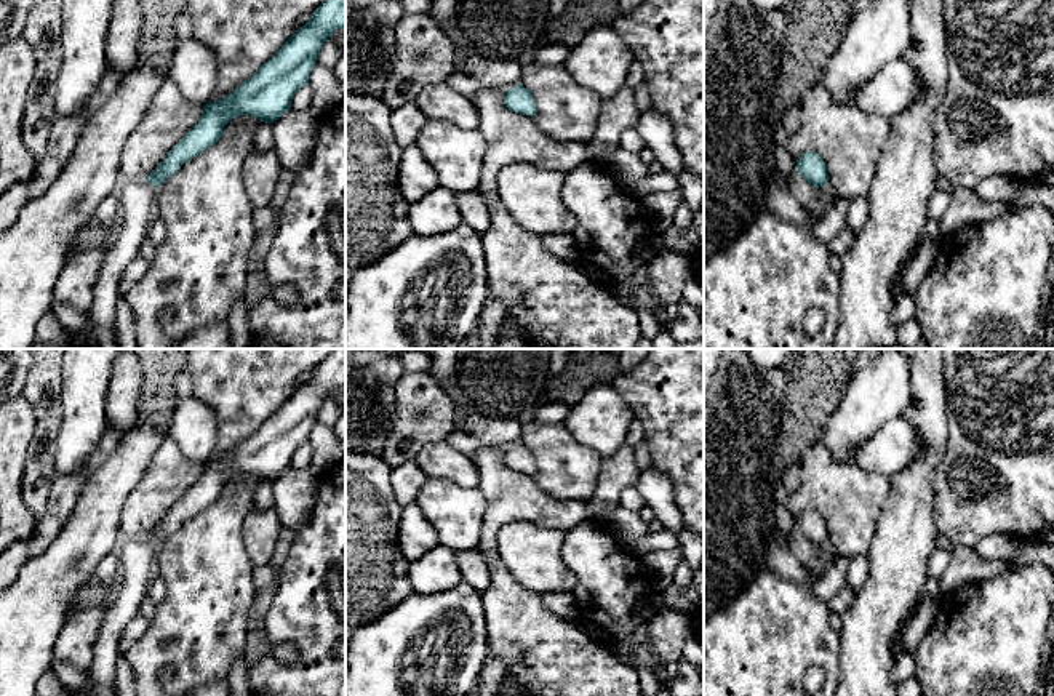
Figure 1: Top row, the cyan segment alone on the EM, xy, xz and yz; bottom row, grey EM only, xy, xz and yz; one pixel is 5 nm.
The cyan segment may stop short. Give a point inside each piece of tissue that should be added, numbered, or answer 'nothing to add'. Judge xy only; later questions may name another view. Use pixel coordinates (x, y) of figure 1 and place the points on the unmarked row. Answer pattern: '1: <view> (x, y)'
1: xy (138, 557)

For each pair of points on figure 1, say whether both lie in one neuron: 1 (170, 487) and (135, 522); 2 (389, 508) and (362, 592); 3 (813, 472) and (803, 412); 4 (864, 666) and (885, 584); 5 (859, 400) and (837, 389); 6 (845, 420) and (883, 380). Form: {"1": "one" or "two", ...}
{"1": "one", "2": "one", "3": "two", "4": "one", "5": "two", "6": "one"}

